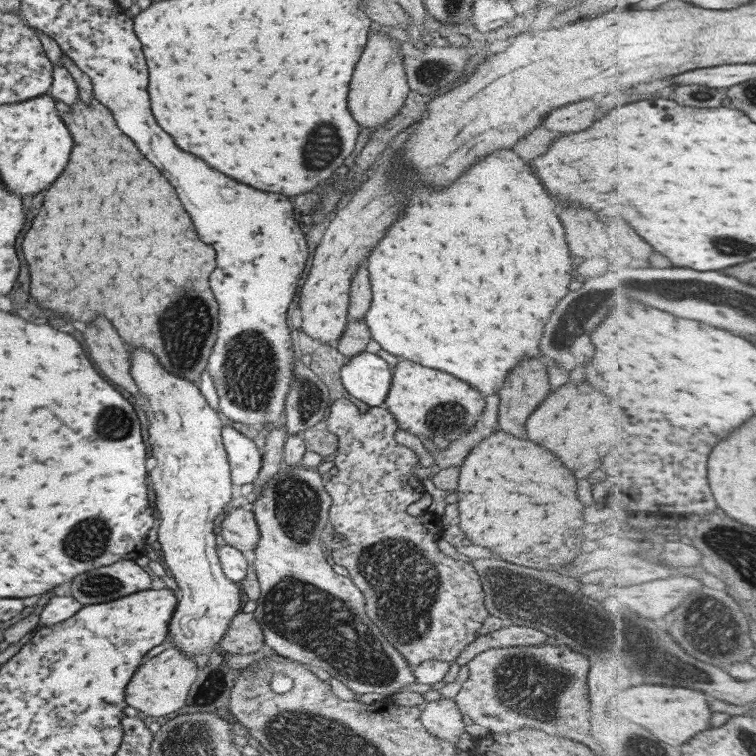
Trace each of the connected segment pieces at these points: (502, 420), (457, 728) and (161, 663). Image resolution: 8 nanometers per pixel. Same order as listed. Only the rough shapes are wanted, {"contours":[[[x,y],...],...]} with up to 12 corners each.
{"contours":[[[529,357],[498,392],[497,428],[525,438],[525,420],[550,394],[547,371]],[[453,700],[425,703],[420,723],[431,736],[453,744],[464,732]],[[168,648],[141,664],[125,705],[163,717],[183,706],[197,667]]]}

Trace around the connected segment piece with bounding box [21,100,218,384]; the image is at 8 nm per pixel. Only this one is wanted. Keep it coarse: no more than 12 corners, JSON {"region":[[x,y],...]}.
{"region":[[107,107],[21,240],[31,280],[109,280],[107,318],[198,384],[215,251]]}

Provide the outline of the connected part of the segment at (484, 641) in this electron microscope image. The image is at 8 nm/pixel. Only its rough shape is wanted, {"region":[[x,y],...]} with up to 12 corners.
{"region":[[507,626],[478,636],[454,660],[465,666],[490,648],[545,643],[547,636],[525,626]]}

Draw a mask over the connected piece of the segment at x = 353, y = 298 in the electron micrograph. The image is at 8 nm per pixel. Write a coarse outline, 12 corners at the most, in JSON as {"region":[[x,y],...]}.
{"region":[[365,264],[350,278],[347,322],[363,320],[371,291]]}

